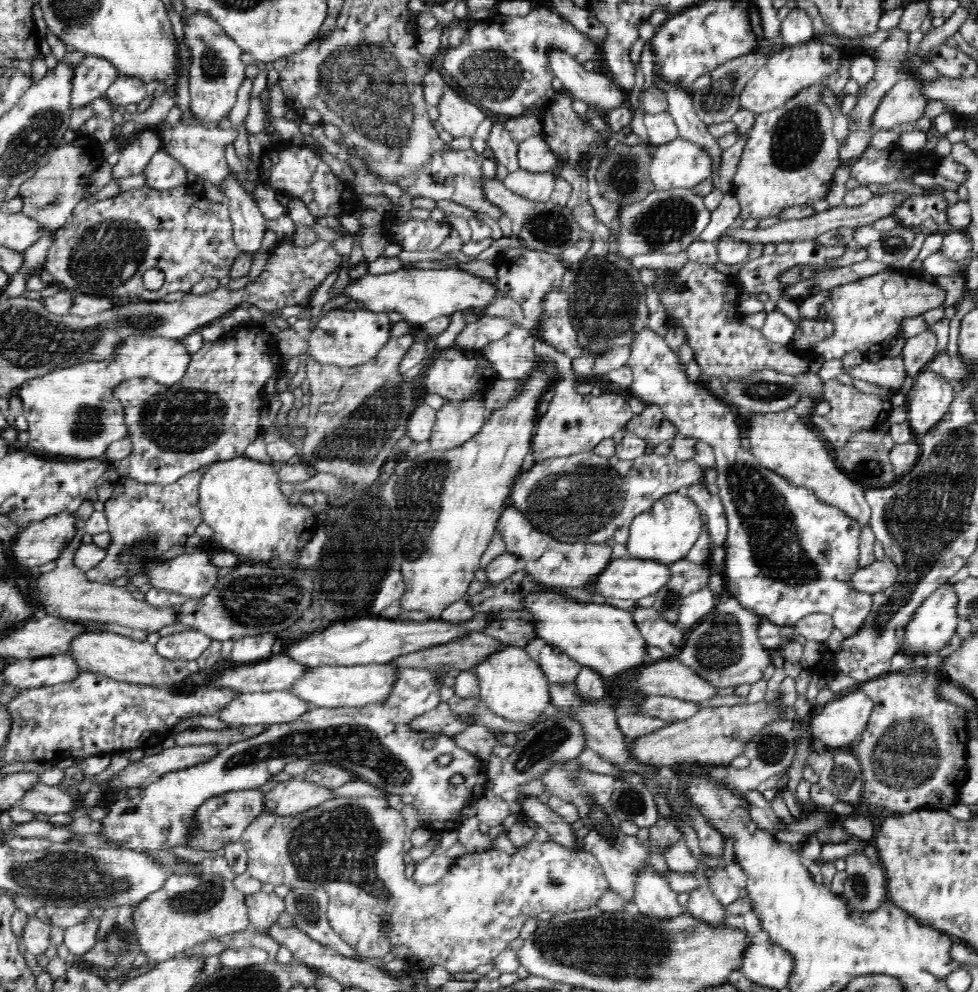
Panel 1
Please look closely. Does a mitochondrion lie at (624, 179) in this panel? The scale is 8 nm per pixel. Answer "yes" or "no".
yes

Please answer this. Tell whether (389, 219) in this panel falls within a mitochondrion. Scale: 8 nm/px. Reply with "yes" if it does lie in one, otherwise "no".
no

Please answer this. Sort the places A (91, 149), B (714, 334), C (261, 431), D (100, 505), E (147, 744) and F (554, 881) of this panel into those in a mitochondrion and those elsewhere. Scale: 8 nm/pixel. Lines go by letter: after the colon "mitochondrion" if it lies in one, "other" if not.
A: other
B: other
C: other
D: other
E: other
F: mitochondrion

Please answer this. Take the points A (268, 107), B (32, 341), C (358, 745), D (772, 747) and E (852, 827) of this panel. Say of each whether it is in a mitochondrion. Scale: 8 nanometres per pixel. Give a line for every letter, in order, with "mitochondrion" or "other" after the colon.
A: other
B: mitochondrion
C: mitochondrion
D: mitochondrion
E: other

